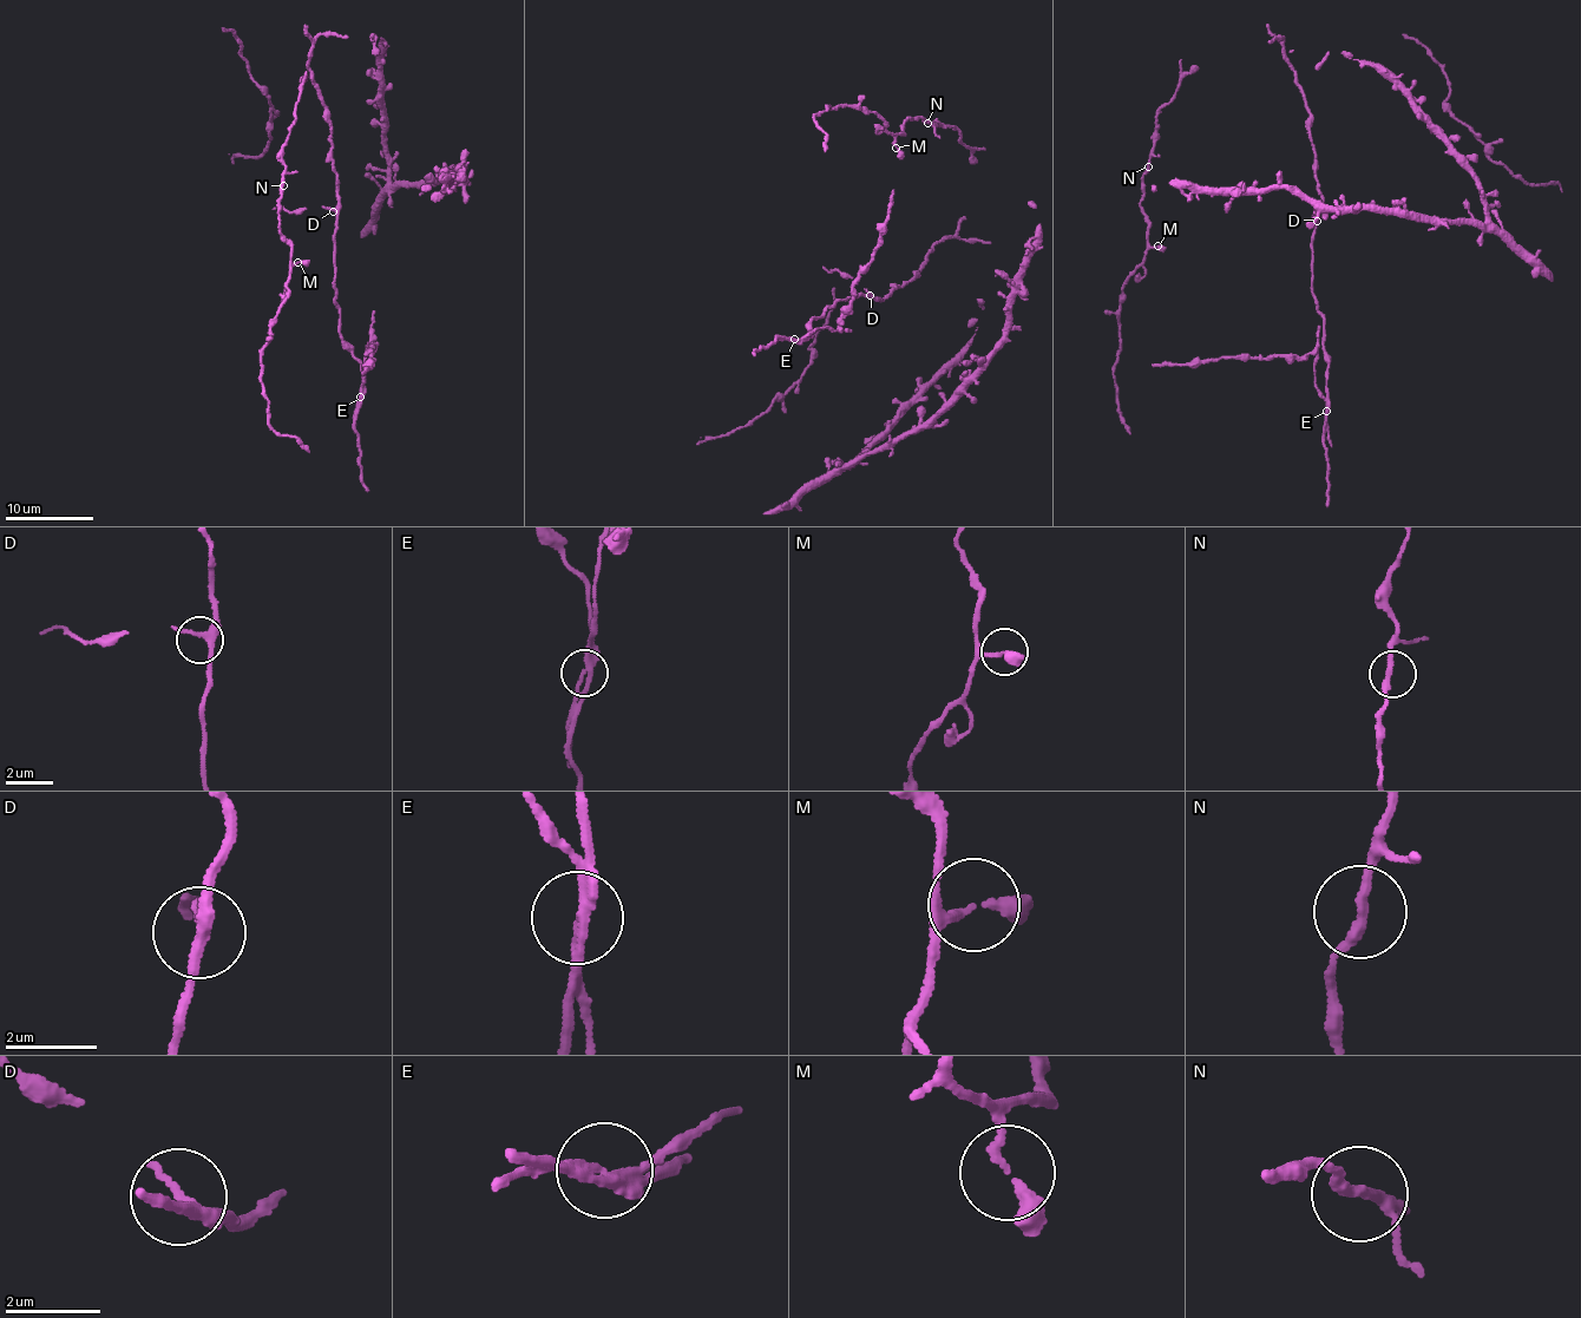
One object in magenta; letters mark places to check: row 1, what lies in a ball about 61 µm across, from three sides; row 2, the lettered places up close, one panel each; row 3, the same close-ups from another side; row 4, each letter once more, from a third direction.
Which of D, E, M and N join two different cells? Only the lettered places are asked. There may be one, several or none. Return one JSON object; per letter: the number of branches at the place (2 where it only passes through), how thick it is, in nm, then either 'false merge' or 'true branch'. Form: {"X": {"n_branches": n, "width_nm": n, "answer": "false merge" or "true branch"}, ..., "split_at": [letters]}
{"D": {"n_branches": 2, "width_nm": 280, "answer": "true branch"}, "E": {"n_branches": 2, "width_nm": 240, "answer": "false merge"}, "M": {"n_branches": 2, "width_nm": 200, "answer": "true branch"}, "N": {"n_branches": 2, "width_nm": 220, "answer": "true branch"}, "split_at": ["E"]}

